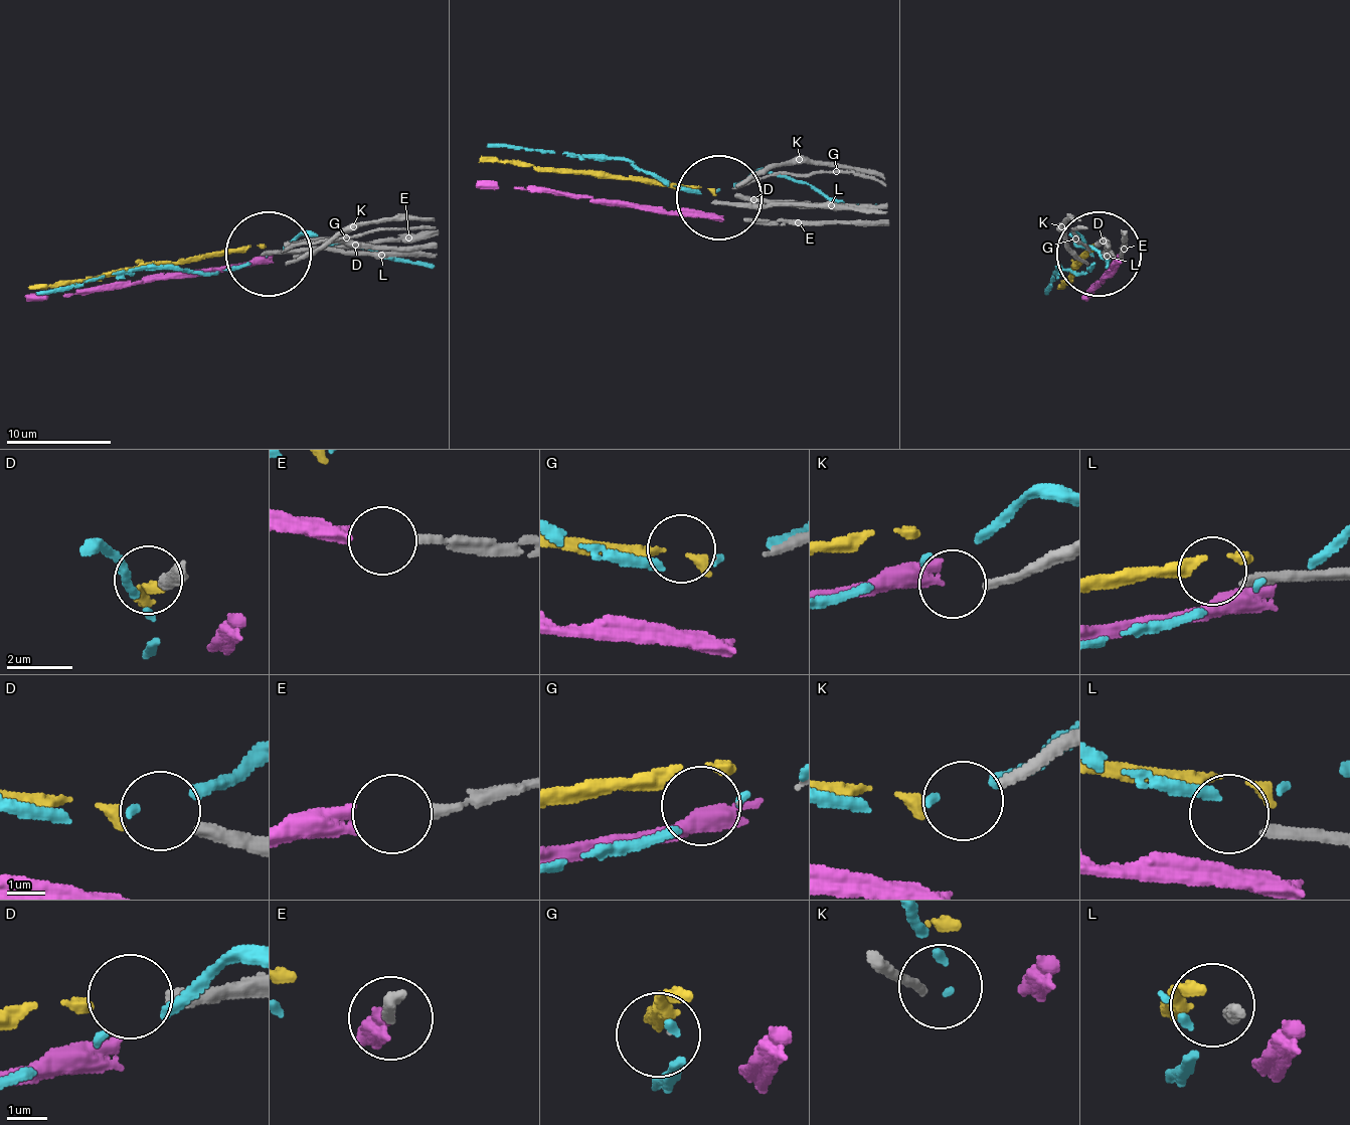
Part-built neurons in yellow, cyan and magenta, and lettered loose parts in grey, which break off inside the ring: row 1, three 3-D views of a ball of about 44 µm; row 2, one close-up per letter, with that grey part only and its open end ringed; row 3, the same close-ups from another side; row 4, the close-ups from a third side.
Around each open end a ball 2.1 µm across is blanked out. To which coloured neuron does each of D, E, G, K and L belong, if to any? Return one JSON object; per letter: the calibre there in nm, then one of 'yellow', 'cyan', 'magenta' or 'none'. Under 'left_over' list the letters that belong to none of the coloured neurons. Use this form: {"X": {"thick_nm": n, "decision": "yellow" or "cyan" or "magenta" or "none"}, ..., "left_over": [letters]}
{"D": {"thick_nm": 400, "decision": "yellow"}, "E": {"thick_nm": 260, "decision": "magenta"}, "G": {"thick_nm": 20, "decision": "none"}, "K": {"thick_nm": 240, "decision": "none"}, "L": {"thick_nm": 280, "decision": "none"}, "left_over": ["G", "K", "L"]}

